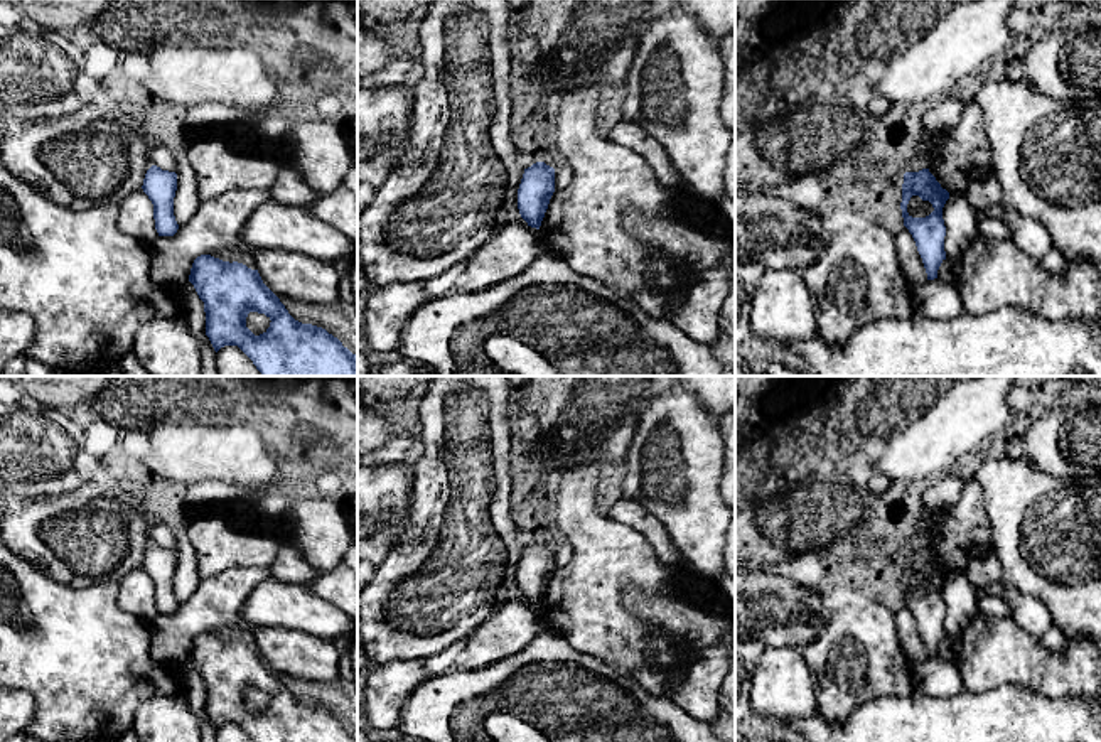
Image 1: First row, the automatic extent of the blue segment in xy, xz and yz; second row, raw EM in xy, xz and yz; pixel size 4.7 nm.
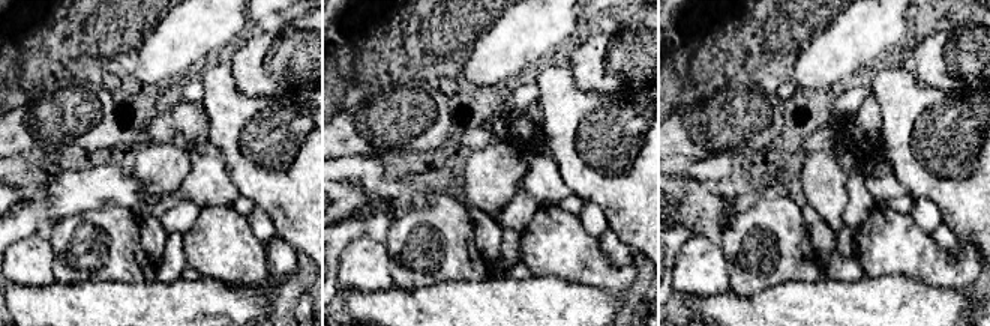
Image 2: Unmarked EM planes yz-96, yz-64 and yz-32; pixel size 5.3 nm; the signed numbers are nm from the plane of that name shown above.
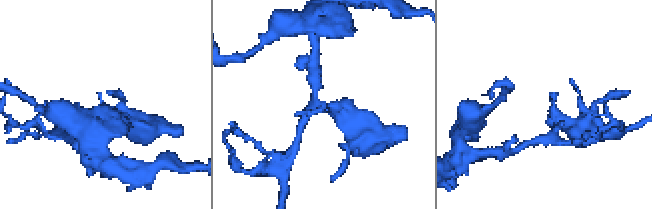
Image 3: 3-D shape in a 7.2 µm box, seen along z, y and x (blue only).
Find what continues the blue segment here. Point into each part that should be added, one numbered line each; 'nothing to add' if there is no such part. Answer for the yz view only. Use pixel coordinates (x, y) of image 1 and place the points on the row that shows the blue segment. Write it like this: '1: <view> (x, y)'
nothing to add

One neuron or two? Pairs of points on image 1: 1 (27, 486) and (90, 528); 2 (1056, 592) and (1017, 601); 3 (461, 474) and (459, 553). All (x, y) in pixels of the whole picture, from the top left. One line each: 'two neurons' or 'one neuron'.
1: two neurons
2: two neurons
3: one neuron

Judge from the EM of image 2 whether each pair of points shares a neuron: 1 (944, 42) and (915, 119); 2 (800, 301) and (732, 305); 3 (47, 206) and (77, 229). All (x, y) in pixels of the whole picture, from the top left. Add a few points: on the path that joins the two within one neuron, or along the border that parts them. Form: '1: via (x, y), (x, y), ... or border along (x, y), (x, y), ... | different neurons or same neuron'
1: border along (905, 63), (923, 84), (962, 90) | different neurons
2: via (783, 307), (749, 307) | same neuron
3: border along (98, 209), (71, 214), (54, 224) | different neurons

